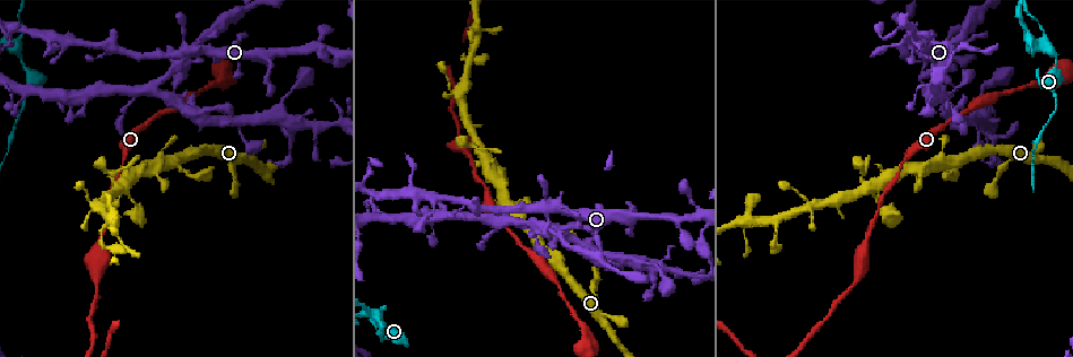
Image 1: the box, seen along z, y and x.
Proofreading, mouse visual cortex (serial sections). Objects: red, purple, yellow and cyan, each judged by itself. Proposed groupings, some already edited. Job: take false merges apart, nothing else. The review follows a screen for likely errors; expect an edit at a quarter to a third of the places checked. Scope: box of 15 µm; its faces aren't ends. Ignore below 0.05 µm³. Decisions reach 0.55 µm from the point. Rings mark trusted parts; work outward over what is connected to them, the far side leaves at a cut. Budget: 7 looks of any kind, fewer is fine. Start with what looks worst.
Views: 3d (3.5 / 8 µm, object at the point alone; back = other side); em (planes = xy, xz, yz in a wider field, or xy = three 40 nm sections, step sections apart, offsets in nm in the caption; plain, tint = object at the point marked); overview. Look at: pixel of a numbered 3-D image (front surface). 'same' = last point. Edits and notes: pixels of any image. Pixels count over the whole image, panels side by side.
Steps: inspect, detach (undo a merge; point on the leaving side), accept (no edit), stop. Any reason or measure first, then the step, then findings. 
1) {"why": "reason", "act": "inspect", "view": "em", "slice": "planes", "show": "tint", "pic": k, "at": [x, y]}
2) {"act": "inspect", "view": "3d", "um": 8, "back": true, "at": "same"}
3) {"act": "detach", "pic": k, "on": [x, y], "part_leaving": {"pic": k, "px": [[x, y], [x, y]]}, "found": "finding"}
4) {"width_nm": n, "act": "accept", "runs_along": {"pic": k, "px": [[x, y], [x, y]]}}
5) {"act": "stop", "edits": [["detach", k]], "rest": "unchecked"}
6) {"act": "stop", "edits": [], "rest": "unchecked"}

{"why": "sudden change in width", "act": "inspect", "view": "3d", "um": 3.5, "pic": 1, "at": [863, 175]}

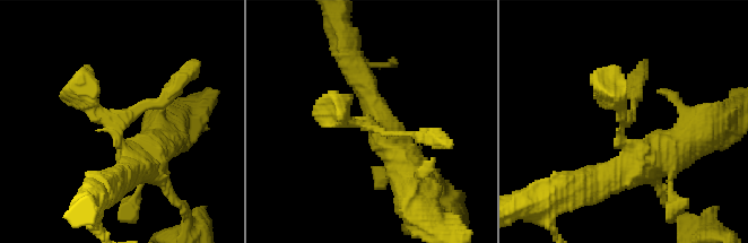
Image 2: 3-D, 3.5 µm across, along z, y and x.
{"why": "shape alone is not enough", "act": "inspect", "view": "em", "slice": "xy", "step": 2, "show": "tint", "pic": 2, "at": [360, 125]}

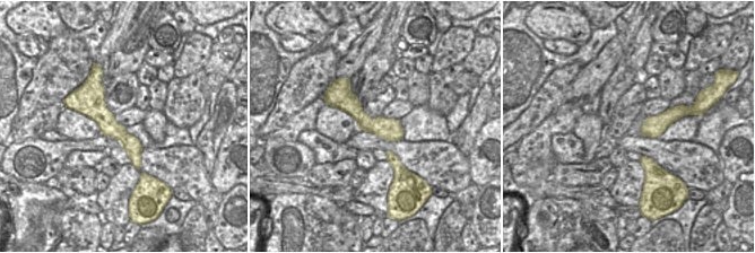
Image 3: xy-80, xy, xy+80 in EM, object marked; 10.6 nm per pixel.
{"why": "another direction", "act": "inspect", "view": "em", "slice": "xy", "step": 3, "show": "tint", "at": "same"}

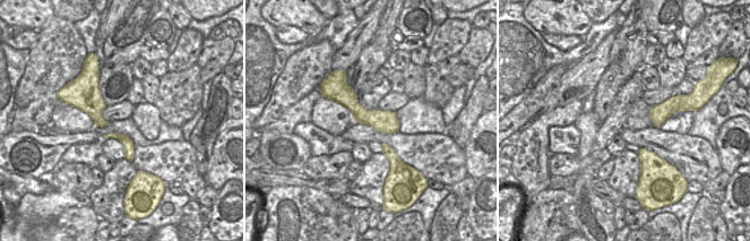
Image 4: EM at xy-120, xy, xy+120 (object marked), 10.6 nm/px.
{"width_nm": 240, "act": "accept", "runs_along": {"pic": 2, "px": [[141, 162], [83, 96], [89, 64]]}, "found": "continuous, no second cell"}

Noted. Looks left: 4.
{"why": "four or more arms meet", "act": "inspect", "view": "3d", "um": 3.5, "pic": 1, "at": [549, 230]}

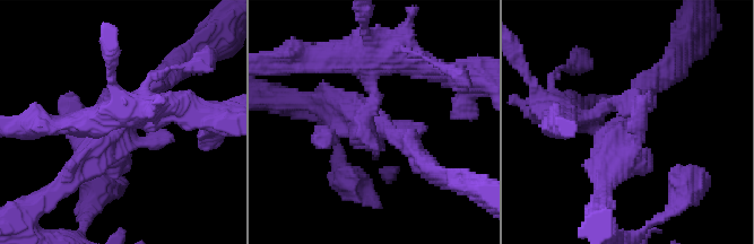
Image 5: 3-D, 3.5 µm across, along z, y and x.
{"why": "shape alone is not enough", "act": "inspect", "view": "em", "slice": "planes", "show": "tint", "pic": 5, "at": [620, 120]}

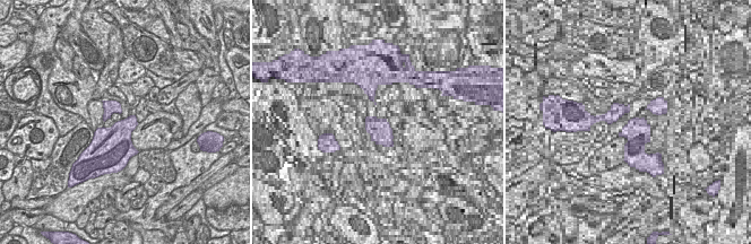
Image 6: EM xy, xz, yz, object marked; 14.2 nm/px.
{"act": "accept", "runs_along": {"pic": 5, "px": [[128, 112], [69, 175]]}, "found": "all the same cell"}

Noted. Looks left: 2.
{"why": "arms part here", "act": "inspect", "view": "3d", "um": 8, "pic": 1, "at": [153, 89]}

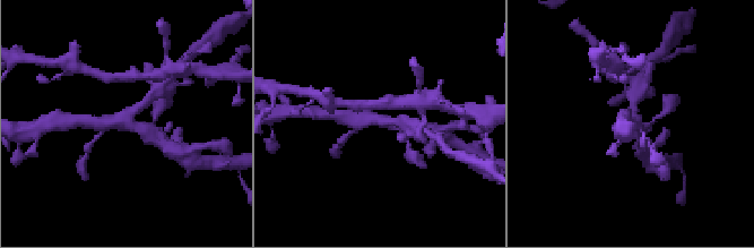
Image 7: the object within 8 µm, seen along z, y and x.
{"why": "zoom in", "act": "inspect", "view": "3d", "um": 3.5, "pic": 7, "at": [131, 116]}

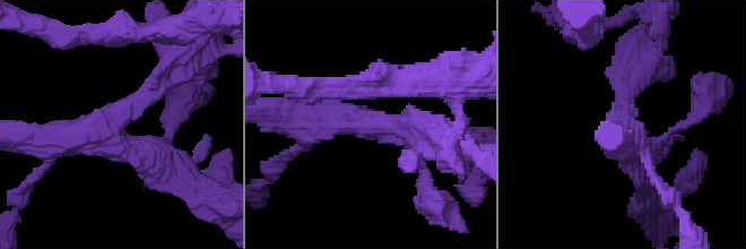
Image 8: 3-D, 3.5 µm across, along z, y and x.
{"arm_widths_nm": [300, 300, 450], "act": "accept", "found": "one cell here"}

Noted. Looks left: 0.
{"act": "stop", "edits": [], "rest": "unchecked"}

